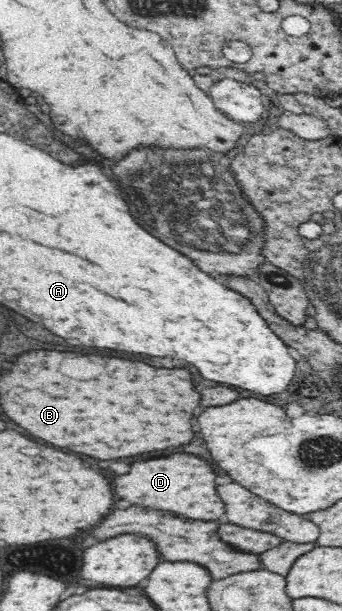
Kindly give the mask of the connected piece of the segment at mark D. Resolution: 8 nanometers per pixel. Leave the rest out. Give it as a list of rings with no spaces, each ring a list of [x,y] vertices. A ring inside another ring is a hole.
[[[173,454],[169,458],[139,460],[131,466],[129,474],[117,476],[113,480],[113,488],[119,494],[119,498],[129,500],[137,506],[169,510],[185,518],[217,520],[225,514],[225,504],[221,502],[215,490],[217,484],[213,468],[203,458],[193,454]]]

